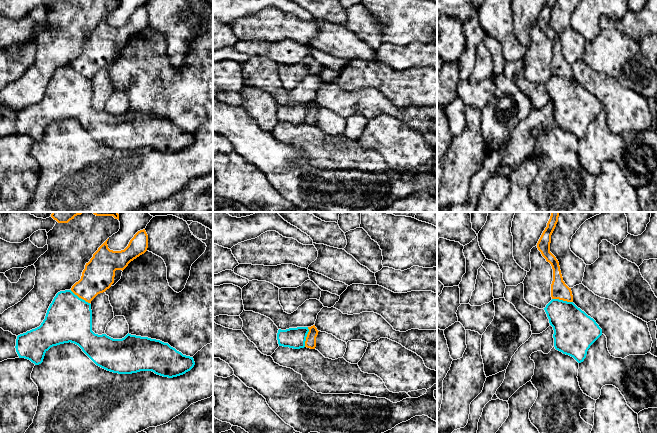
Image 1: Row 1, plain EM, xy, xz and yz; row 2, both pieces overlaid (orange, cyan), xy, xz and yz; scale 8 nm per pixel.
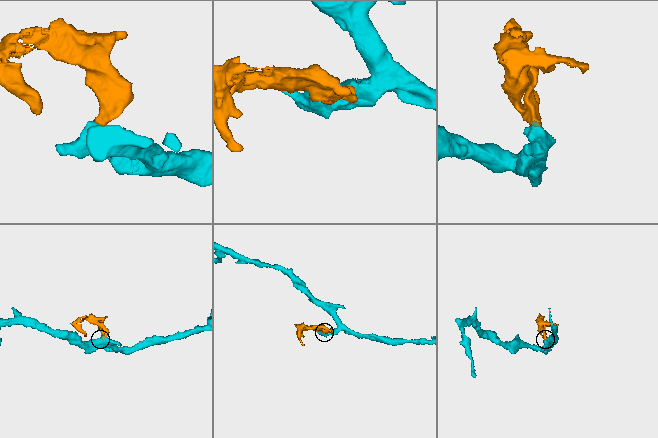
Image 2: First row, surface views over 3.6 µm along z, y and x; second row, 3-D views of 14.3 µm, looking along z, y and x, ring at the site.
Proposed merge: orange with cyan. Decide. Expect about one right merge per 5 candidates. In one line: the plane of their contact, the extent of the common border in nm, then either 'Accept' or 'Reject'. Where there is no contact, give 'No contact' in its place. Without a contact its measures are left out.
Touches orange in yz. Shared border 170 nm. Reject

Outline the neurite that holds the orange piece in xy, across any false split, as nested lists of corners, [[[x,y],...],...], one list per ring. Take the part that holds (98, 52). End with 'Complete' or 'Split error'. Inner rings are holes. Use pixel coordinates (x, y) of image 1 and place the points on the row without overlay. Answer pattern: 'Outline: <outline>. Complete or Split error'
Outline: [[[145,5],[138,7],[128,22],[121,27],[110,26],[107,17],[108,15],[86,39],[81,55],[71,64],[75,71],[88,79],[111,63],[116,46],[123,47],[131,37],[144,30],[148,24],[148,11]]]. Complete

